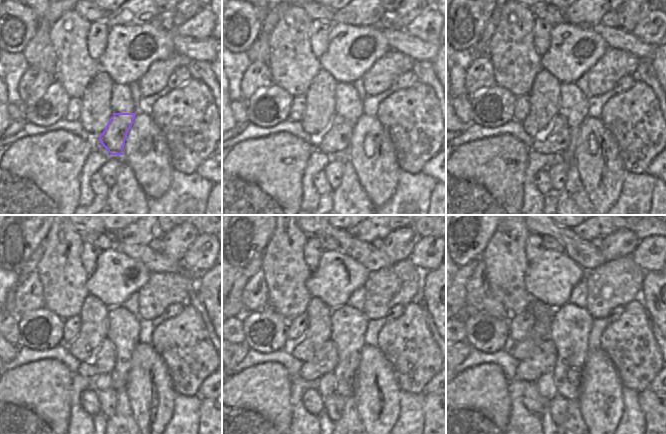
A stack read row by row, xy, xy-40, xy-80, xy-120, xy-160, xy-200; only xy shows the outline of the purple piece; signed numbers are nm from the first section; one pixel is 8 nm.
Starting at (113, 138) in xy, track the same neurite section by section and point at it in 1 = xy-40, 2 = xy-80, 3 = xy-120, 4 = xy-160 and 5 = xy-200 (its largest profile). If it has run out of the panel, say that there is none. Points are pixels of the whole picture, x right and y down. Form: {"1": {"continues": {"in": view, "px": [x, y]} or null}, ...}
{"1": {"continues": {"in": "xy-40", "px": [335, 141]}}, "2": {"continues": {"in": "xy-80", "px": [555, 141]}}, "3": {"continues": {"in": "xy-120", "px": [103, 361]}}, "4": {"continues": {"in": "xy-160", "px": [325, 360]}}, "5": {"continues": {"in": "xy-200", "px": [542, 359]}}}

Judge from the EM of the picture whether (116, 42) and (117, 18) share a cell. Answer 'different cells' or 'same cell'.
different cells

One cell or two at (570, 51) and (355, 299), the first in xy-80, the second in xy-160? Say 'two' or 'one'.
two

